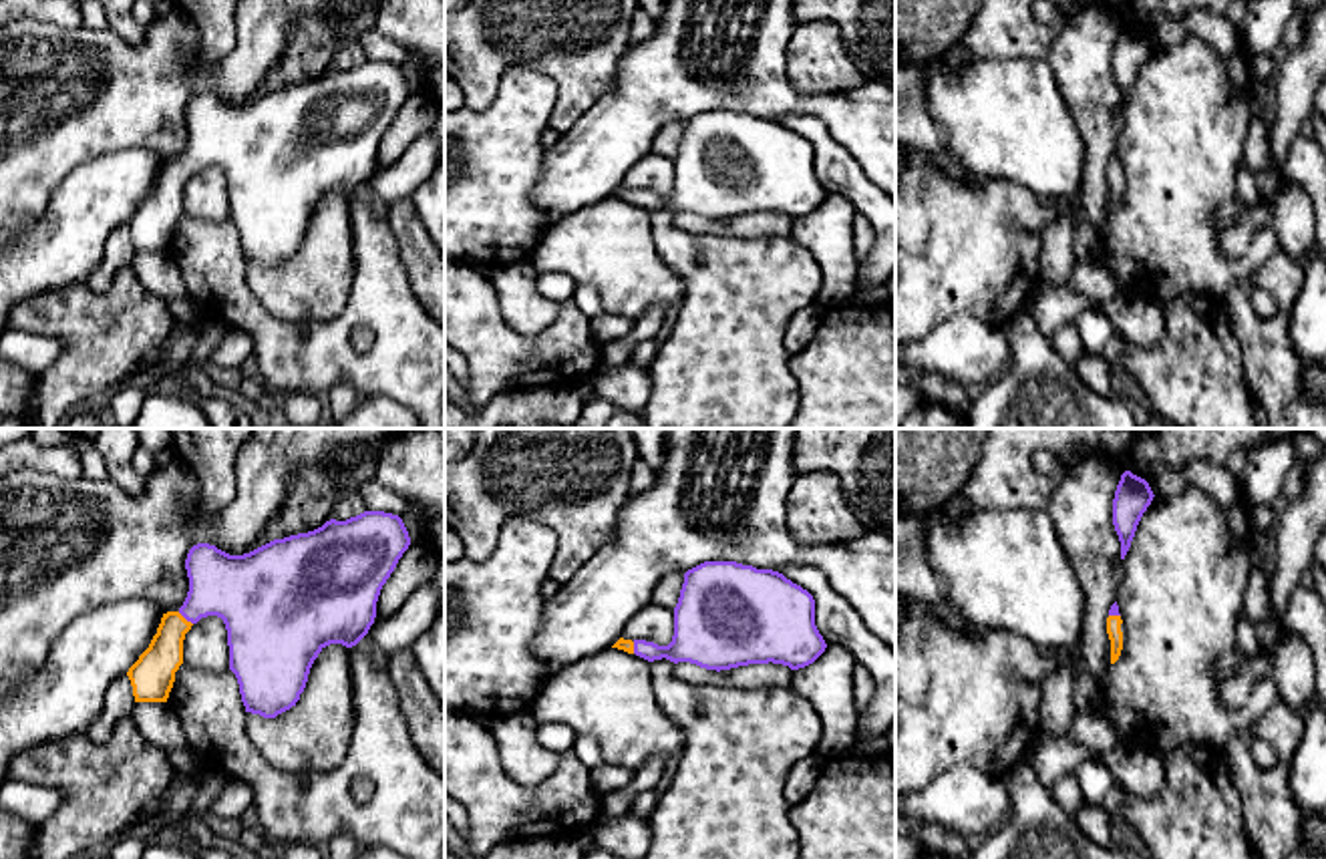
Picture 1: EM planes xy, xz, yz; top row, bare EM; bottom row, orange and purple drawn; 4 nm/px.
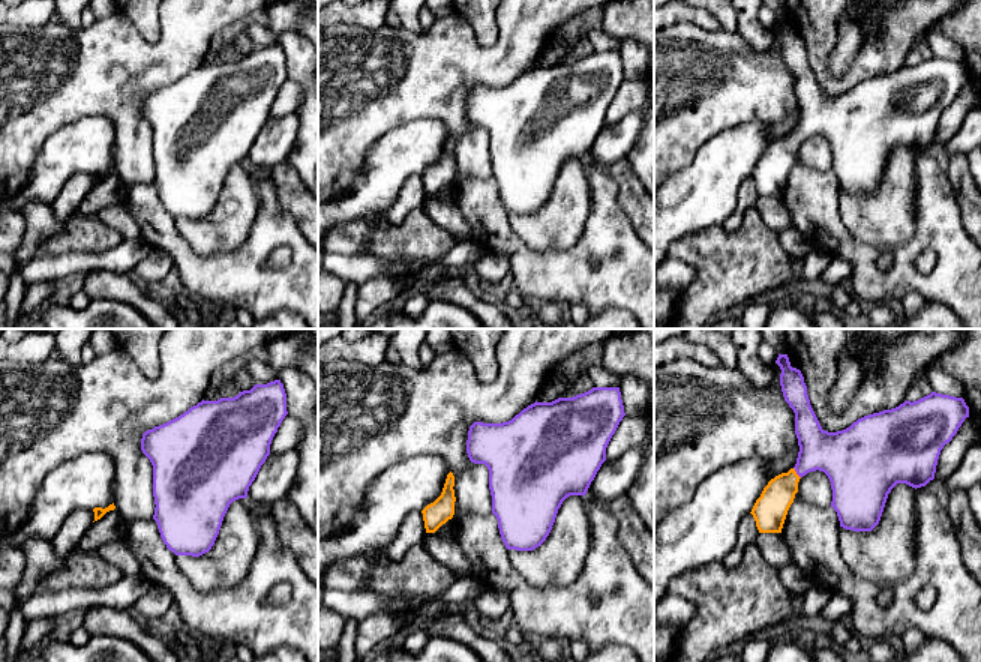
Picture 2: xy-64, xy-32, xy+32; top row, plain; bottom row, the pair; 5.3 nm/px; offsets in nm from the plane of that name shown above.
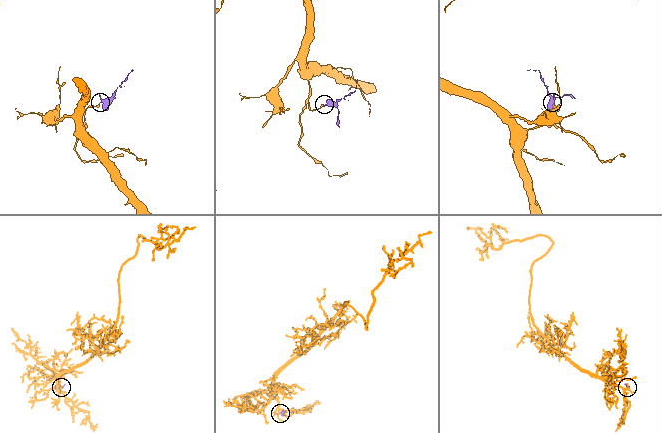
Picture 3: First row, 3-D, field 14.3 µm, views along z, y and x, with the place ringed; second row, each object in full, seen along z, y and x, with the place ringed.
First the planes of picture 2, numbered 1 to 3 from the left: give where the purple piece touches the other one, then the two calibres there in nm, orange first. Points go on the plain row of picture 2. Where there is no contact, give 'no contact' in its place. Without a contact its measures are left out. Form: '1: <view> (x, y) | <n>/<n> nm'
1: no contact
2: no contact
3: xy+32 (795, 137) | 180/240 nm

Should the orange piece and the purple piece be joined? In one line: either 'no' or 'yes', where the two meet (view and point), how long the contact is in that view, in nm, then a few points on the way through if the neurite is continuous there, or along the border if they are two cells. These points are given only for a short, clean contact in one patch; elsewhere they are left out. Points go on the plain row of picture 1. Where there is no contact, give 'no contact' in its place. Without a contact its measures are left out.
yes; meets orange in xy at (184, 167); contact 80 nm long; runs through xy (153, 222), (172, 180), (184, 167), (216, 137), (236, 137)

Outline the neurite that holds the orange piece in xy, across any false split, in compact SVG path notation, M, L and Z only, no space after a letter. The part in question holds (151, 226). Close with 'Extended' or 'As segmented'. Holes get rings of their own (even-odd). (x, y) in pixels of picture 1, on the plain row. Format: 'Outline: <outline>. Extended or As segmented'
Outline: M384 60L330 68L314 80L274 89L243 105L229 105L209 93L193 95L185 109L189 141L183 155L163 163L149 197L127 221L135 251L167 251L183 213L185 183L201 167L217 165L227 179L229 219L245 262L276 268L290 260L326 195L352 197L368 183L380 139L408 95L402 68Z. Extended

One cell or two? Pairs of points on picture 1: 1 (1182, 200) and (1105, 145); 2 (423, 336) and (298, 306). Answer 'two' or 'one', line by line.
1: two
2: two

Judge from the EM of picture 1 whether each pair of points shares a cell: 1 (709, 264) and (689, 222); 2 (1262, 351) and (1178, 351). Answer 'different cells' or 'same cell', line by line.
1: different cells
2: different cells

